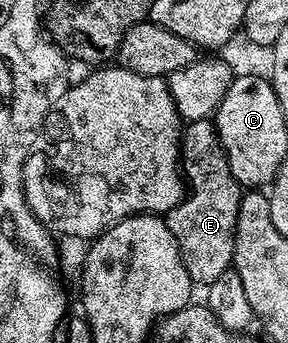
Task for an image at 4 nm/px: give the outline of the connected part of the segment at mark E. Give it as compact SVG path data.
M210 118L190 120L182 128L179 141L181 171L185 176L183 200L165 218L179 246L185 269L192 284L217 281L235 258L235 225L243 191L229 169L225 149Z

